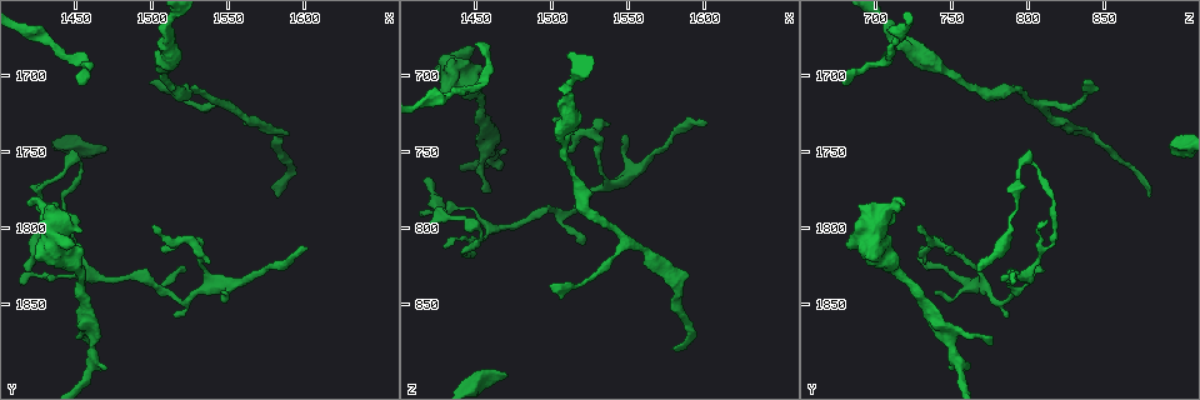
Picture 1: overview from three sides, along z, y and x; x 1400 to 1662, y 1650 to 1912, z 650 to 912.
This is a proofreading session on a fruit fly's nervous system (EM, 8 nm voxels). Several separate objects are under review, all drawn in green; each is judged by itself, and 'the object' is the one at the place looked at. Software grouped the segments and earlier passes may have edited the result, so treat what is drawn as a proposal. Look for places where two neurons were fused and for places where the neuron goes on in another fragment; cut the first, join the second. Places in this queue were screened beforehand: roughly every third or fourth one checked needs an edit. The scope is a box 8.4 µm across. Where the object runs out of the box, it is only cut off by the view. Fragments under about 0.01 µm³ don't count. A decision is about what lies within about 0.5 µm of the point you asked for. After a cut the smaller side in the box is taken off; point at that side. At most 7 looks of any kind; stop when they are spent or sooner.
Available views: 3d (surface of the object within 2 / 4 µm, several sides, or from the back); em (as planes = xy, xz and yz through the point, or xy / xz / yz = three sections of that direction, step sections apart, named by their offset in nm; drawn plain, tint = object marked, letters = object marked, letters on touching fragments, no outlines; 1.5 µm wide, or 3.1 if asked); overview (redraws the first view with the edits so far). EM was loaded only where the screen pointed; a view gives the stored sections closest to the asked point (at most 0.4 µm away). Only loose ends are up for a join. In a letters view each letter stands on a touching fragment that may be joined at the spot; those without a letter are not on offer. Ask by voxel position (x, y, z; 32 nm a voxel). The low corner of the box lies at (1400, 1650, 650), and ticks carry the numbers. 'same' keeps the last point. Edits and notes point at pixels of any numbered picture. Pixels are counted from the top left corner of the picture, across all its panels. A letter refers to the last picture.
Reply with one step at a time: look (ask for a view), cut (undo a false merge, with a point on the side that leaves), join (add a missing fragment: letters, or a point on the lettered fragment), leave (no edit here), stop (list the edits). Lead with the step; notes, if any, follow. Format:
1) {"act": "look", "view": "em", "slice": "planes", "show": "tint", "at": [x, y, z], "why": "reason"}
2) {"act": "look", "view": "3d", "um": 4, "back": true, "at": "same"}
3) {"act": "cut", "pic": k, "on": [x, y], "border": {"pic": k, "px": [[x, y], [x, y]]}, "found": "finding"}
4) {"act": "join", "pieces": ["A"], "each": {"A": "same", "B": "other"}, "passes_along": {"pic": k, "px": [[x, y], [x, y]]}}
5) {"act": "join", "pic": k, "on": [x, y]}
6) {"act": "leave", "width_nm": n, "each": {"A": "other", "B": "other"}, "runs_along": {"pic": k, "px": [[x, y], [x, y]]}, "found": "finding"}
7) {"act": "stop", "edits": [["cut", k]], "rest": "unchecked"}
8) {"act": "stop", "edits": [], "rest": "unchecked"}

{"act": "look", "view": "em", "slice": "yz", "step": 4, "show": "tint", "at": [1494, 1832, 788], "why": "sharp bend"}

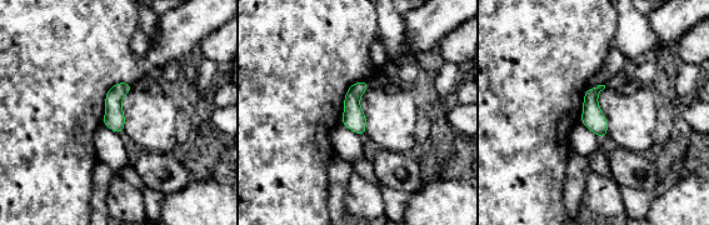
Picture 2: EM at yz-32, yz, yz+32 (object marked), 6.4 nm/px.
{"act": "look", "view": "em", "slice": "xz", "step": 4, "show": "tint", "at": "same"}

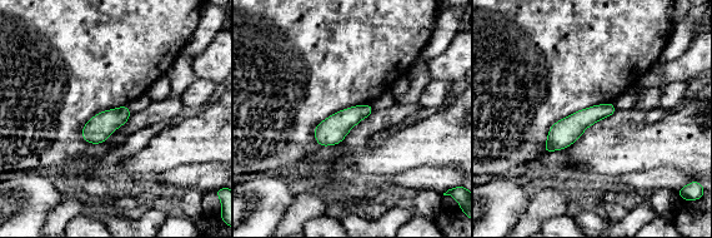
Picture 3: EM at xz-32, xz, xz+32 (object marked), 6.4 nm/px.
{"act": "look", "view": "em", "slice": "xz", "step": 4, "show": "letters", "at": "same", "why": "what lies round it"}

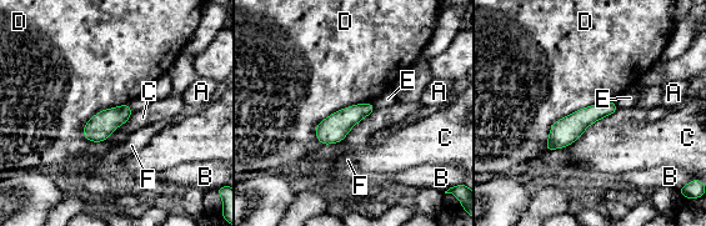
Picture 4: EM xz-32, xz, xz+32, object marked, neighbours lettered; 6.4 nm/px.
{"act": "leave", "longest_contact_nm": ["D", 550], "each": {"A": "other", "B": "other", "C": "other", "D": "other", "E": "other", "F": "other"}, "runs_along": {"pic": 4, "px": [[611, 104], [582, 117], [549, 147]]}, "found": "continuous, no second neuron"}

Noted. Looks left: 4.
{"act": "look", "view": "em", "slice": "yz", "step": 8, "show": "letters", "at": [1420, 1826, 768], "why": "end of a long branch"}

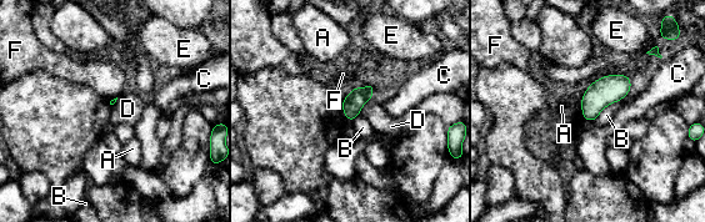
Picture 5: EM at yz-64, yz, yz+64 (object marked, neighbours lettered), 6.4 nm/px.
{"act": "look", "view": "em", "slice": "planes", "show": "letters", "at": "same", "why": "cut it another way"}

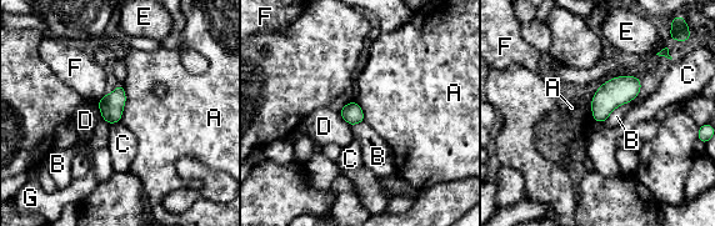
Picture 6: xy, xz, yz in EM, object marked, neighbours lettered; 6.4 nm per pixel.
{"act": "leave", "each": {"A": "other", "B": "other", "C": "other", "D": "other", "E": "other", "F": "other", "G": "other"}, "found": "no lettered fragment goes on from it"}

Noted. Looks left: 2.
{"act": "look", "view": "3d", "um": 2, "at": [1420, 1784, 722], "why": "free end"}

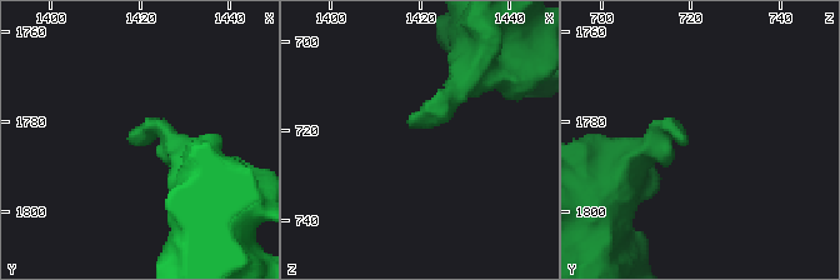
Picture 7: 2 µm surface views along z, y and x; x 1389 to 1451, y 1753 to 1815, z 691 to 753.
{"act": "look", "view": "em", "slice": "planes", "show": "letters", "at": [1421, 1785, 720], "why": "shape alone is not enough"}

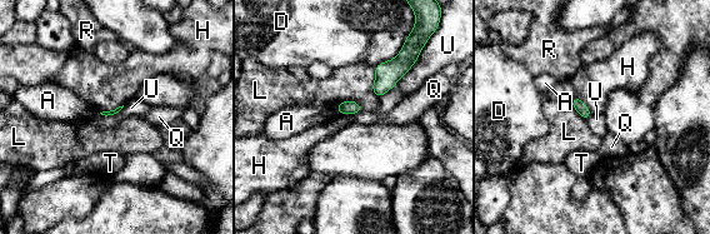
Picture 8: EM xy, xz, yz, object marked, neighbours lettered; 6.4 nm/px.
{"act": "leave", "each": {"A": "other", "D": "other", "H": "other", "L": "other", "Q": "other", "R": "other", "T": "other", "U": "other"}, "border": {"pic": 8, "px": [[418, 58], [411, 68], [379, 96]]}, "found": "none of them fits"}

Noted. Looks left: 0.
{"act": "stop", "edits": [], "rest": "unchecked"}

